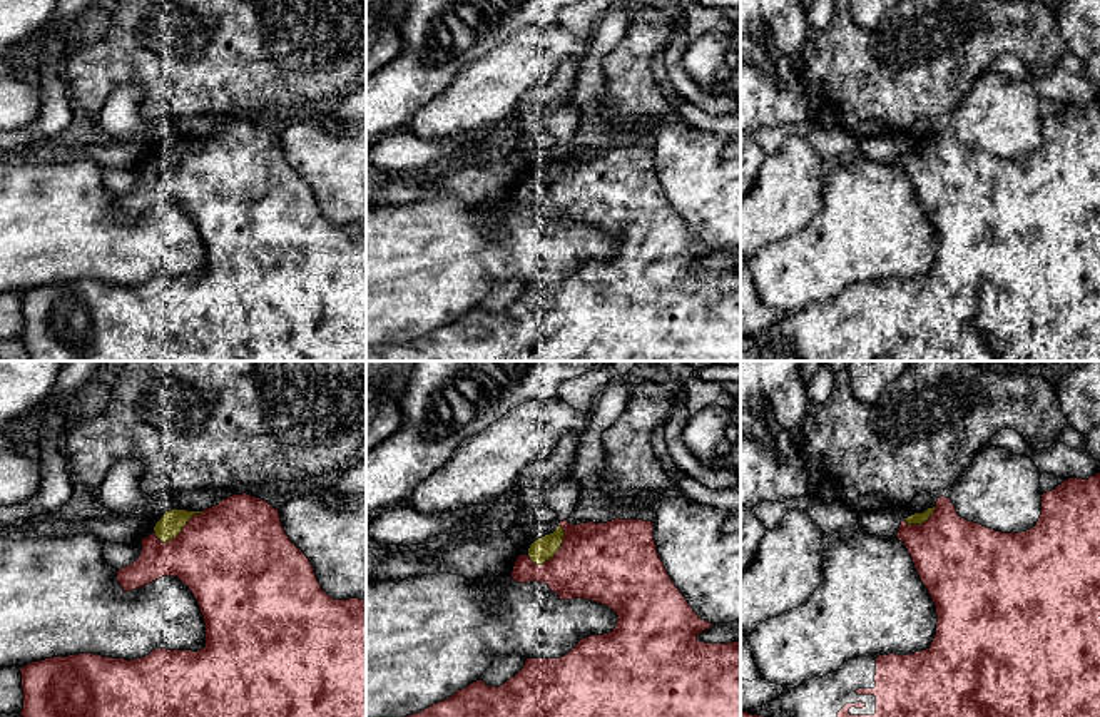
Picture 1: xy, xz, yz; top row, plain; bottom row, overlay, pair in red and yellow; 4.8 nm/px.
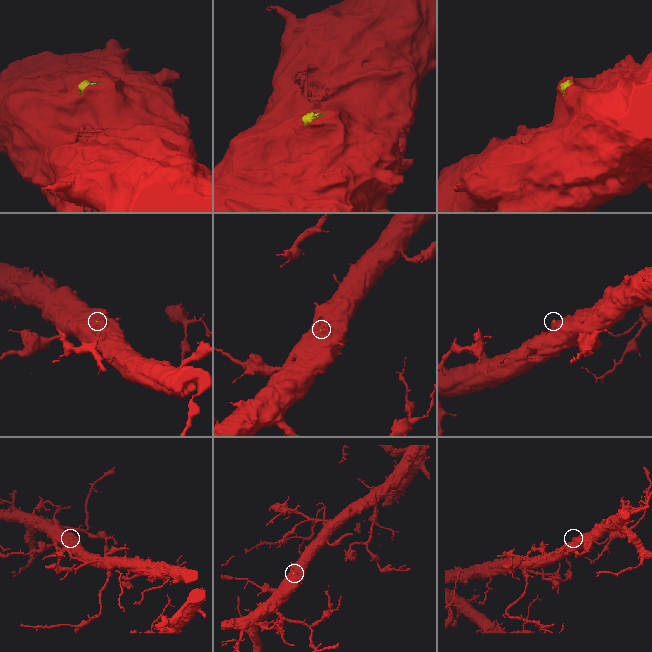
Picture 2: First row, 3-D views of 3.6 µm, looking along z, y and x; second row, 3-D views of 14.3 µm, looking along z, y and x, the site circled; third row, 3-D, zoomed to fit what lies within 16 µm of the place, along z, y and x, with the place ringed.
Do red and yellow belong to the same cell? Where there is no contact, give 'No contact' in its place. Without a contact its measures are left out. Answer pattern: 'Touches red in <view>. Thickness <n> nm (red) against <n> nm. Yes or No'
Touches red in xz. Thickness 380 nm (red) against 120 nm. Yes

